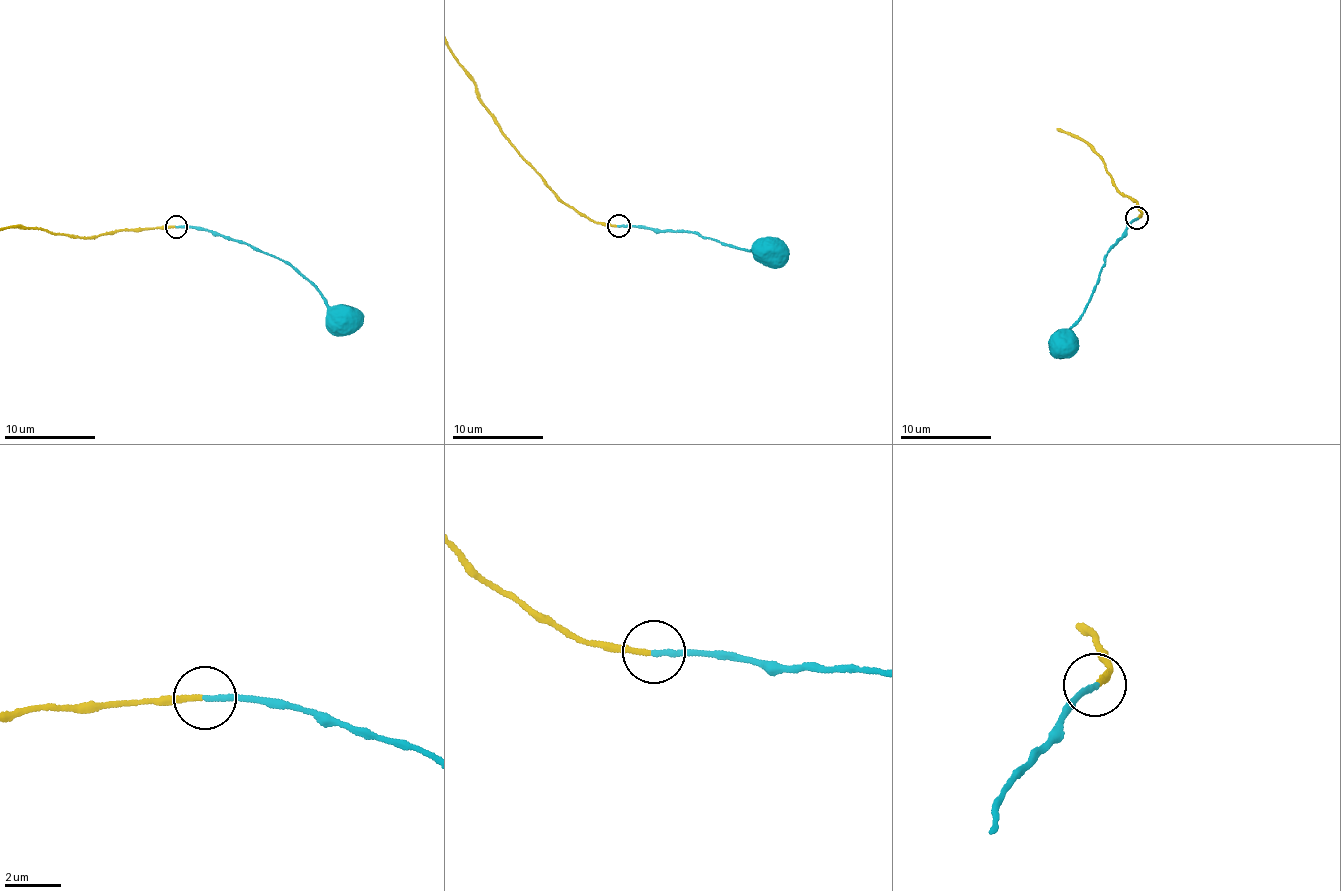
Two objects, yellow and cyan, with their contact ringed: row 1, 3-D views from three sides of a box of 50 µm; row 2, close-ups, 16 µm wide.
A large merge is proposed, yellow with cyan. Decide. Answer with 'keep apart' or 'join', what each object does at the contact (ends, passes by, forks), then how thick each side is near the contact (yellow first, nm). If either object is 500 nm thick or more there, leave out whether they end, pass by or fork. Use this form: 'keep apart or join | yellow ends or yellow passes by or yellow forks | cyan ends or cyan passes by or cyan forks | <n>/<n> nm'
join | yellow ends | cyan ends | 190/200 nm

